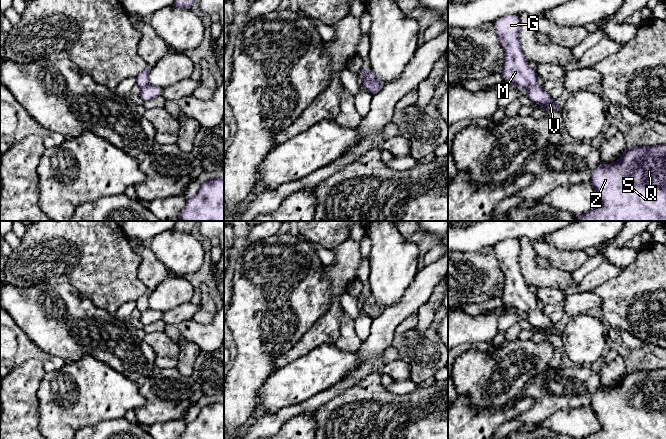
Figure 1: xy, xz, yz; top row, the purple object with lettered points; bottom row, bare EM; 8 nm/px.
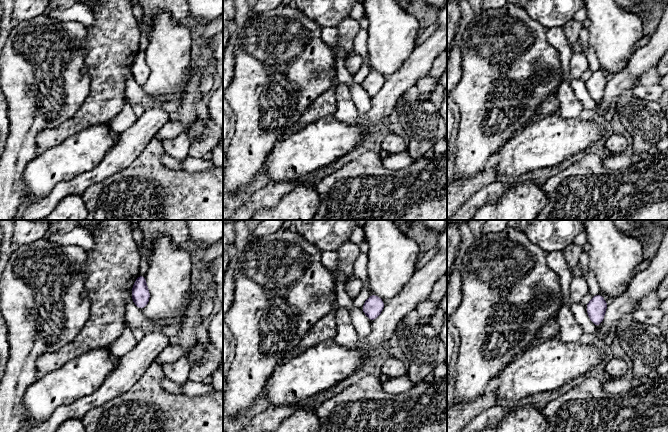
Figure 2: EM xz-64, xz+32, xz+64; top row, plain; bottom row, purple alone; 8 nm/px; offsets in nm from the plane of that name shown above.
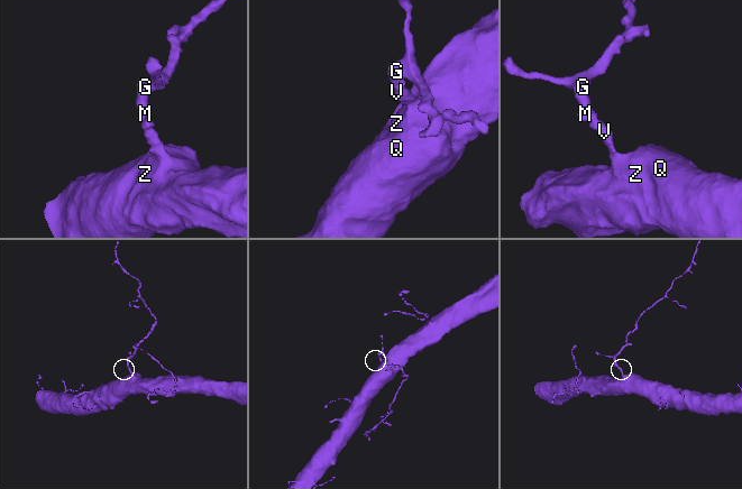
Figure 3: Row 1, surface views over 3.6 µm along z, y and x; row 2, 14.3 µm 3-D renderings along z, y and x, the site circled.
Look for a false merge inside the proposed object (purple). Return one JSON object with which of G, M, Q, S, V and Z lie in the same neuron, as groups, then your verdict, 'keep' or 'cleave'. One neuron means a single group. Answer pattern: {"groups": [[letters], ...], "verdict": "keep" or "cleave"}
{"groups": [["G", "M", "Q", "S", "V", "Z"]], "verdict": "keep"}

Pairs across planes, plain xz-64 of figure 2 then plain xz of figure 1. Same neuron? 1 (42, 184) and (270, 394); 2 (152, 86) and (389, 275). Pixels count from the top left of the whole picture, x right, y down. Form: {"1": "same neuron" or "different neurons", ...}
{"1": "same neuron", "2": "same neuron"}

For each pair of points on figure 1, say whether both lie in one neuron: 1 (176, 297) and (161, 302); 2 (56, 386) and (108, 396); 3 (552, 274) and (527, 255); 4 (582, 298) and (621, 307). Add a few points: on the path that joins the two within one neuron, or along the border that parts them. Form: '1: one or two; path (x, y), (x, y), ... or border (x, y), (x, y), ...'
1: one; path (172, 297), (165, 298)
2: one; path (69, 393), (95, 393)
3: one; path (544, 274), (540, 274), (529, 263)
4: two; border (591, 291), (600, 298), (601, 307)

